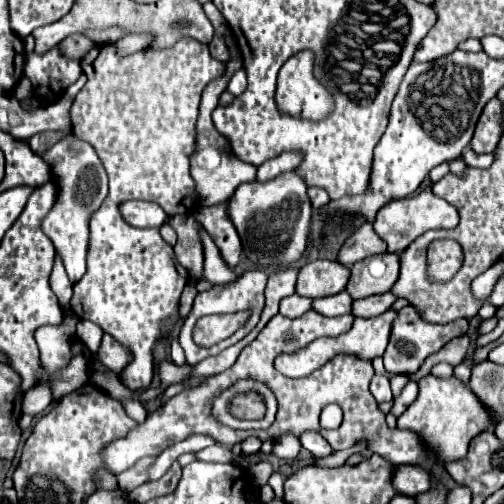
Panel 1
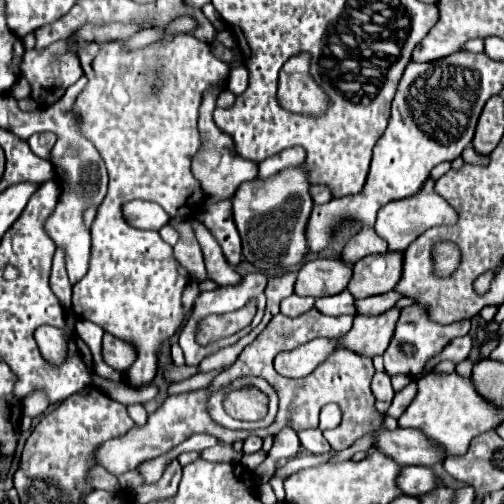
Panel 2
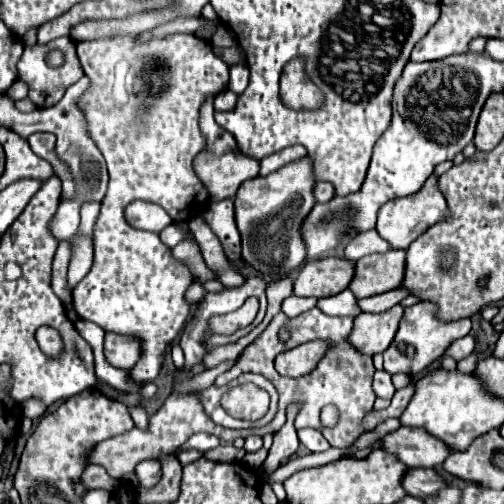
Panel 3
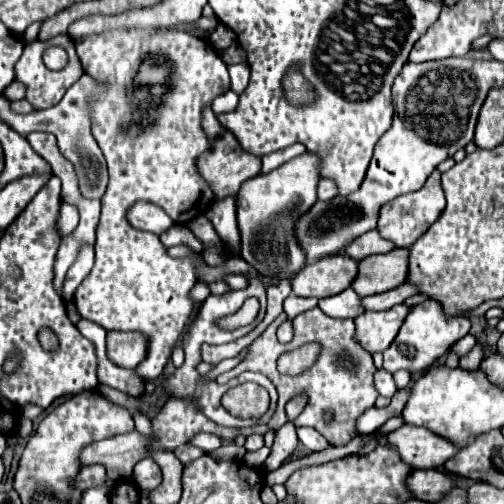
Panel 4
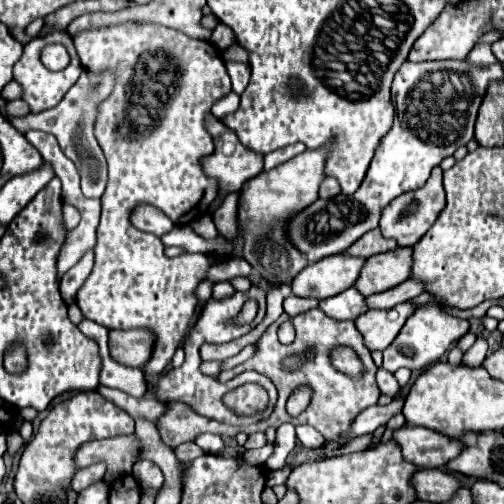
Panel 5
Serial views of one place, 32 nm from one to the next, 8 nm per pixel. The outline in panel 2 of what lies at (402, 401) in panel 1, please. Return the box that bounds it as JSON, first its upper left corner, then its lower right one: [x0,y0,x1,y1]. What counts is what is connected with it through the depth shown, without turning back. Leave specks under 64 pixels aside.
[386,382,416,418]

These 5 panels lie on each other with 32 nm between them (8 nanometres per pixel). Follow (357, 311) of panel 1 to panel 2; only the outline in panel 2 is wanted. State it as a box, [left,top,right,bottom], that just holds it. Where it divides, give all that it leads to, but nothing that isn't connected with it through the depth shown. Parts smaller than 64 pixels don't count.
[356,290,402,316]

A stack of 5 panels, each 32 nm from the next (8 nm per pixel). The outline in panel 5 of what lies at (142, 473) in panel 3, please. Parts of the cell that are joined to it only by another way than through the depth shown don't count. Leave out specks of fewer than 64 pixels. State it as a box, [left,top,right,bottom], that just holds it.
[132,460,162,490]

